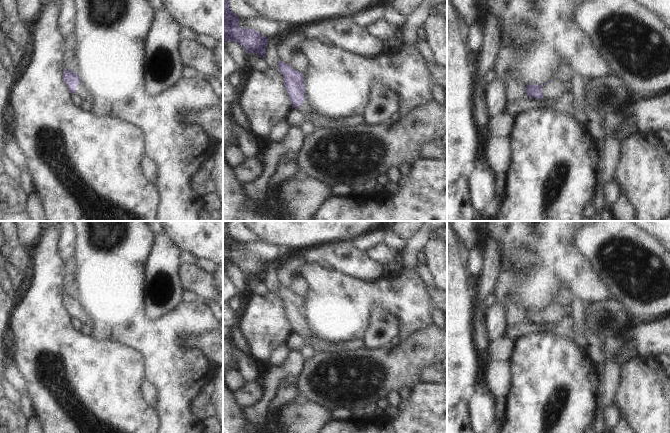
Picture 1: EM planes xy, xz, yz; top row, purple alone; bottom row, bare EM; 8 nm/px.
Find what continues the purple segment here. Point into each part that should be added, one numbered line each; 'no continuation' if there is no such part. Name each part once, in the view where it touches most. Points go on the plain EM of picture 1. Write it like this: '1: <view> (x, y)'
1: yz (554, 315)

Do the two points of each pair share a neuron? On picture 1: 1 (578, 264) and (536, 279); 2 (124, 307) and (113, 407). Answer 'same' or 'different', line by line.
1: same
2: different

